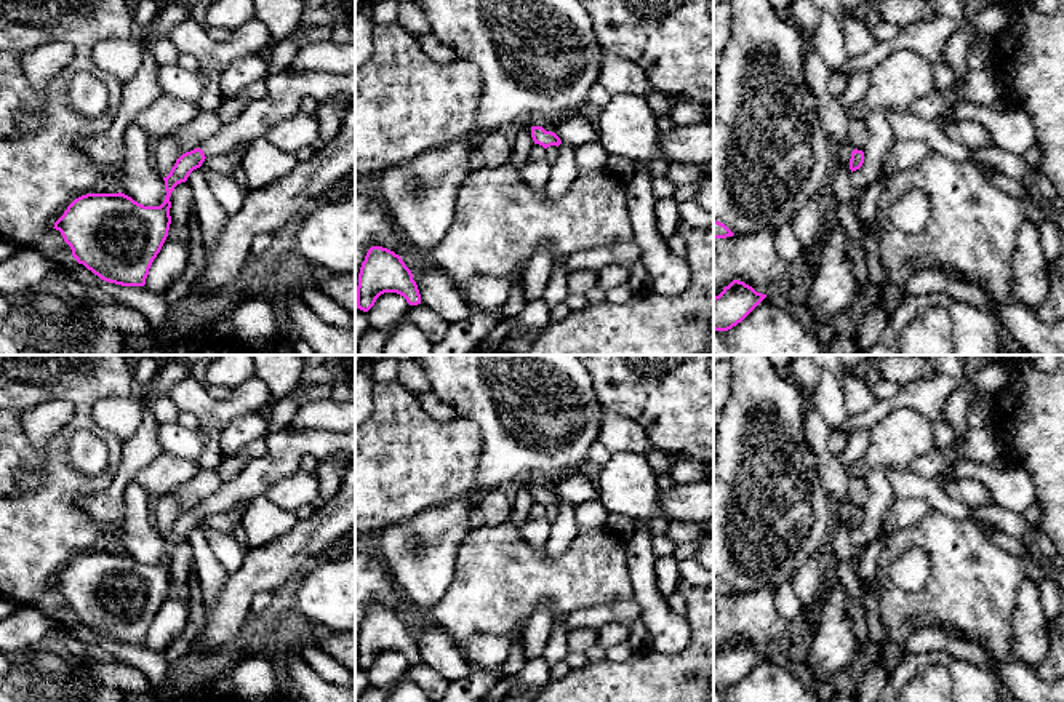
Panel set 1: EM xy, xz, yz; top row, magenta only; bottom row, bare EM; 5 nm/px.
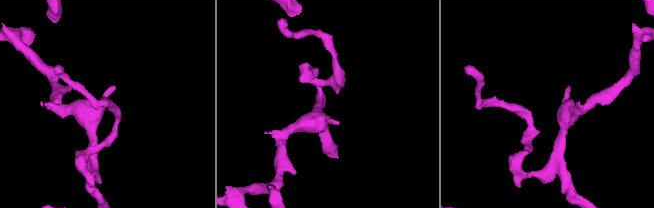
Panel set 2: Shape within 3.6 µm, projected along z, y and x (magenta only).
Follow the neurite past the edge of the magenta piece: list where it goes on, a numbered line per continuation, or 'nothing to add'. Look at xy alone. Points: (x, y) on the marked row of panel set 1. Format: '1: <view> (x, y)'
1: xy (284, 91)

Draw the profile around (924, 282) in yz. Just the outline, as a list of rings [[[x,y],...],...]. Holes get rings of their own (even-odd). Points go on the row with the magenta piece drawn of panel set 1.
[[[920,270],[910,275],[904,283],[906,294],[946,293],[950,297],[978,307],[987,313],[994,313],[995,302],[976,283],[965,281],[939,270]]]

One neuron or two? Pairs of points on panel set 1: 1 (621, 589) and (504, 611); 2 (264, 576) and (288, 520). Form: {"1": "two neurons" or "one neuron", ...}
{"1": "one neuron", "2": "two neurons"}

